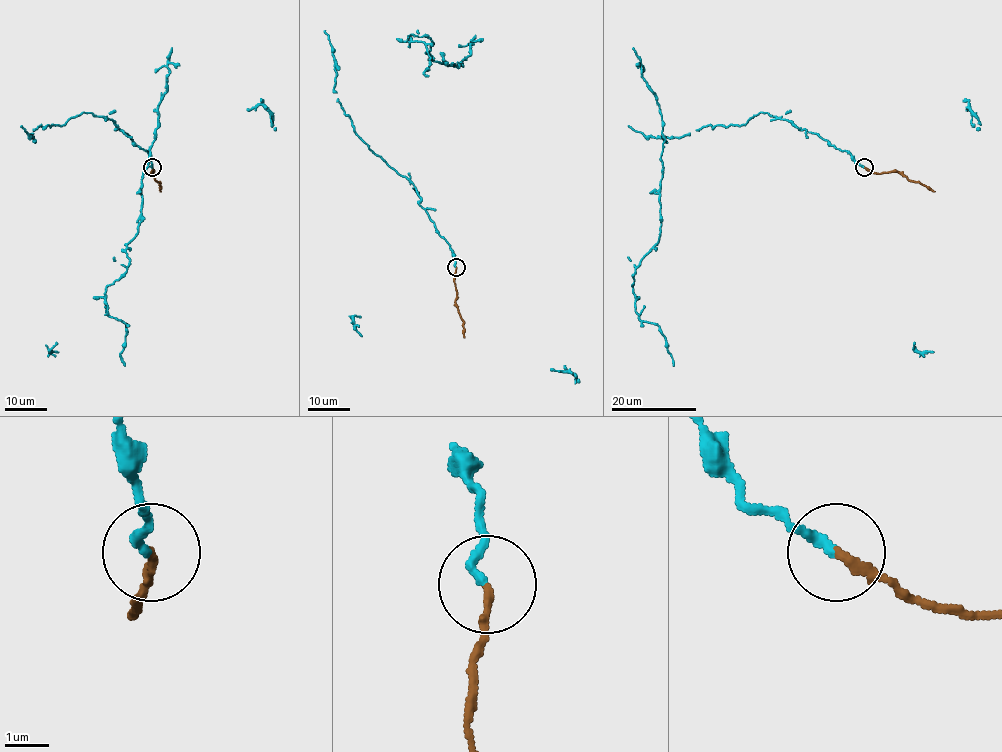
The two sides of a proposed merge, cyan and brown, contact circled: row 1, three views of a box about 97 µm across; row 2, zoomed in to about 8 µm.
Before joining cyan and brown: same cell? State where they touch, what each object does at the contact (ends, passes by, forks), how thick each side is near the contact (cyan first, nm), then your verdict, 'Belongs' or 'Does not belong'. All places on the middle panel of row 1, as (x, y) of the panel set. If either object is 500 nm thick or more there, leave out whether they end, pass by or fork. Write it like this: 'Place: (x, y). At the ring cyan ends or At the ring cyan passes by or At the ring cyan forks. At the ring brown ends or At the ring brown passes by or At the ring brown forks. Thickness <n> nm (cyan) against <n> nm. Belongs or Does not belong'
Place: (456, 267). At the ring cyan ends. At the ring brown ends. Thickness 200 nm (cyan) against 200 nm. Belongs

